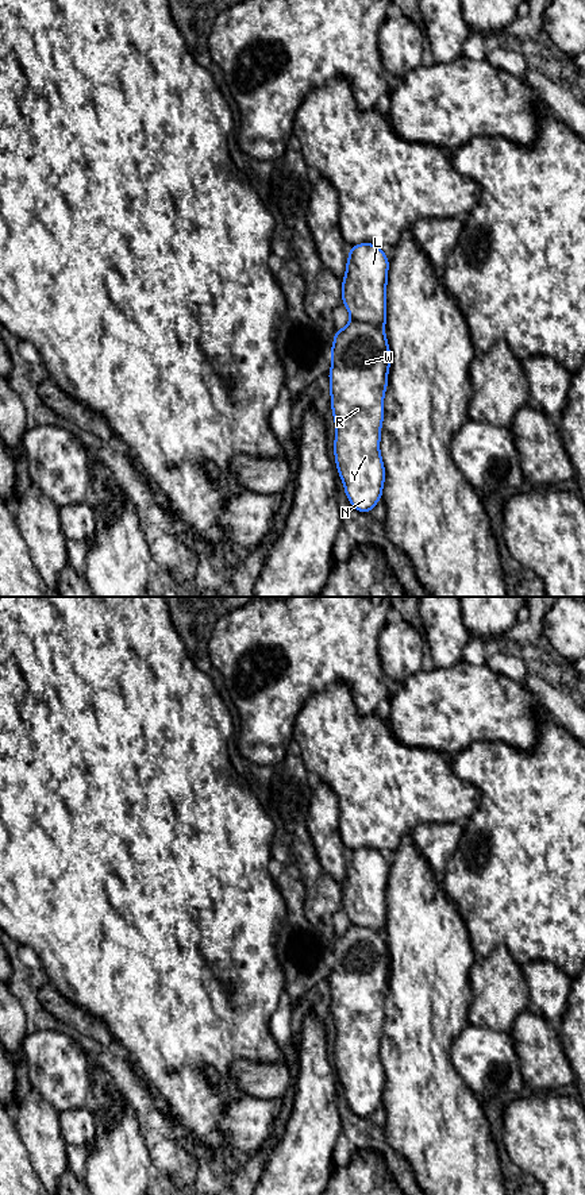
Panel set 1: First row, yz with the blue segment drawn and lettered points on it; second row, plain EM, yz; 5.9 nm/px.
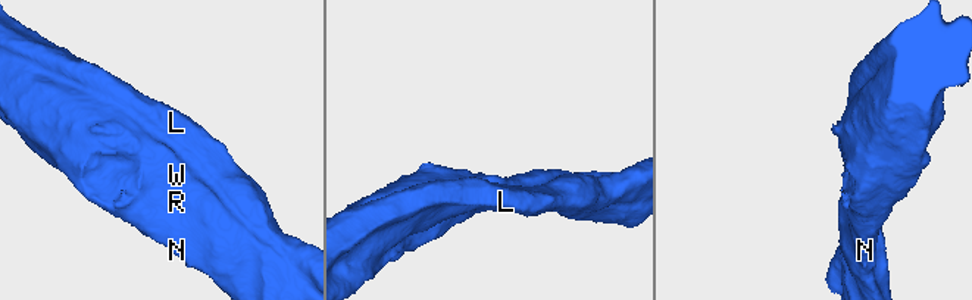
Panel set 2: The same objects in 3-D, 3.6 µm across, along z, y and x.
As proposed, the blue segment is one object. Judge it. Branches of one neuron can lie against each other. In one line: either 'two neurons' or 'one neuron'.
one neuron

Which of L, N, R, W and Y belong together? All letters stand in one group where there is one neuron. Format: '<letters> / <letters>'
L N R W Y

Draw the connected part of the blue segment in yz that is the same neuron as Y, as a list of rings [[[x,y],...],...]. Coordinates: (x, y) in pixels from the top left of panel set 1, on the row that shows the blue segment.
[[[359,243],[349,248],[346,274],[342,281],[342,302],[346,305],[351,320],[343,329],[335,329],[331,344],[332,365],[328,371],[331,409],[335,421],[334,456],[336,470],[343,481],[345,494],[353,508],[362,513],[370,513],[382,498],[382,486],[386,471],[381,459],[380,440],[384,421],[384,396],[388,388],[390,367],[390,348],[385,335],[386,324],[386,284],[389,259],[382,248],[374,243]]]

